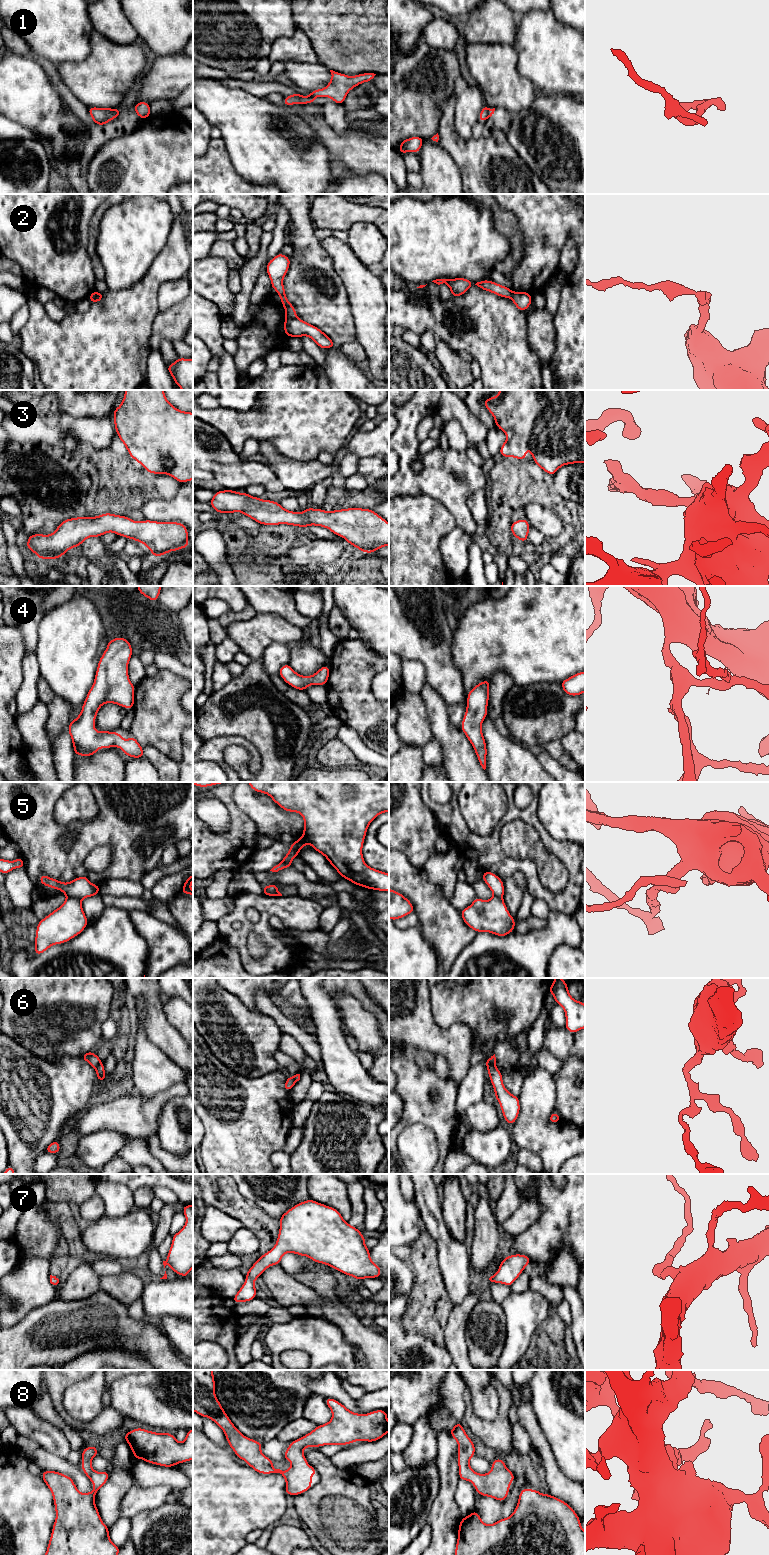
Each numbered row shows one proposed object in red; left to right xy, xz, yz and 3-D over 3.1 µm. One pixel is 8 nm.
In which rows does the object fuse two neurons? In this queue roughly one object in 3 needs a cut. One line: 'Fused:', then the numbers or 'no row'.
Fused: 1, 2, 5, 6

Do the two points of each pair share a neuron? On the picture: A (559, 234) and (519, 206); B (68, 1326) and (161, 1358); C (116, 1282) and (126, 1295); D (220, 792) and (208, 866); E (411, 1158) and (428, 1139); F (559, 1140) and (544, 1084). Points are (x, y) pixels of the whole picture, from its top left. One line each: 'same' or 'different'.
A: same
B: same
C: same
D: same
E: same
F: same

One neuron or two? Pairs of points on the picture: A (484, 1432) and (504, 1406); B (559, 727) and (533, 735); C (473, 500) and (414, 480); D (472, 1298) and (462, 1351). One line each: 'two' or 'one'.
A: one
B: one
C: two
D: one

